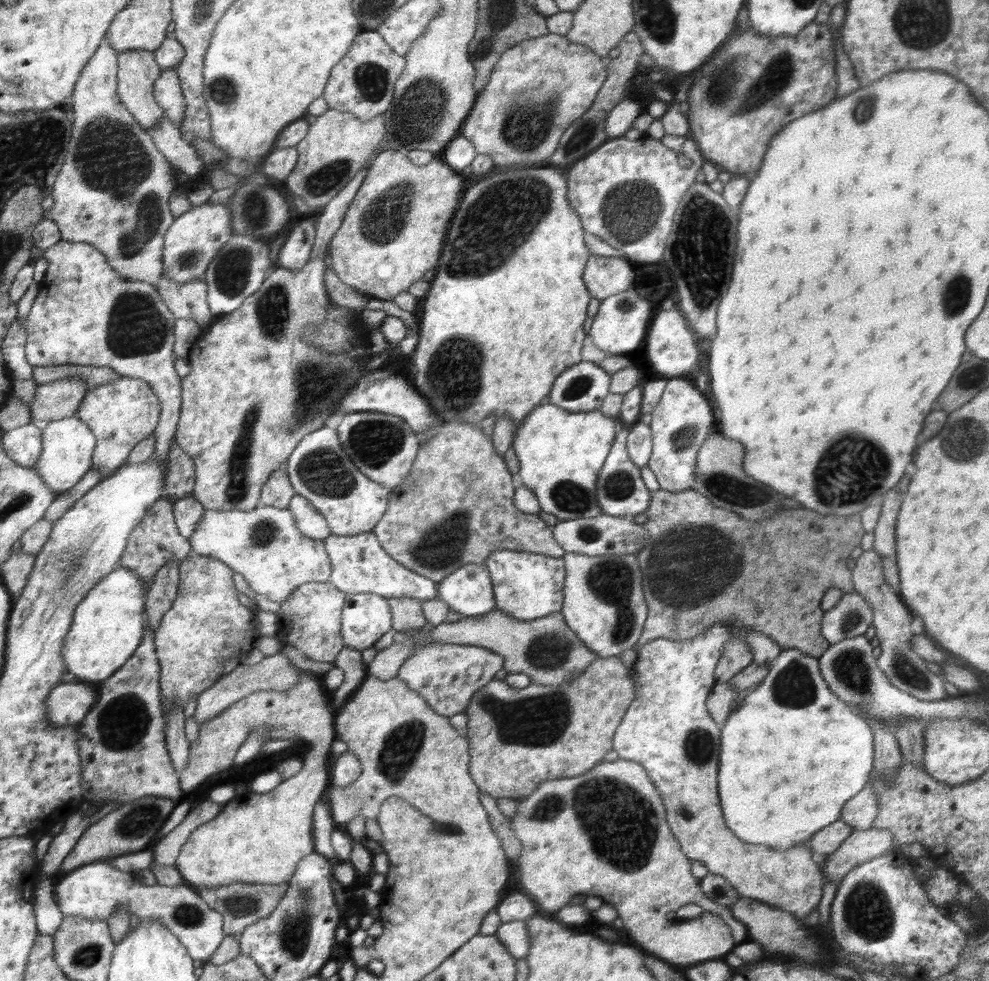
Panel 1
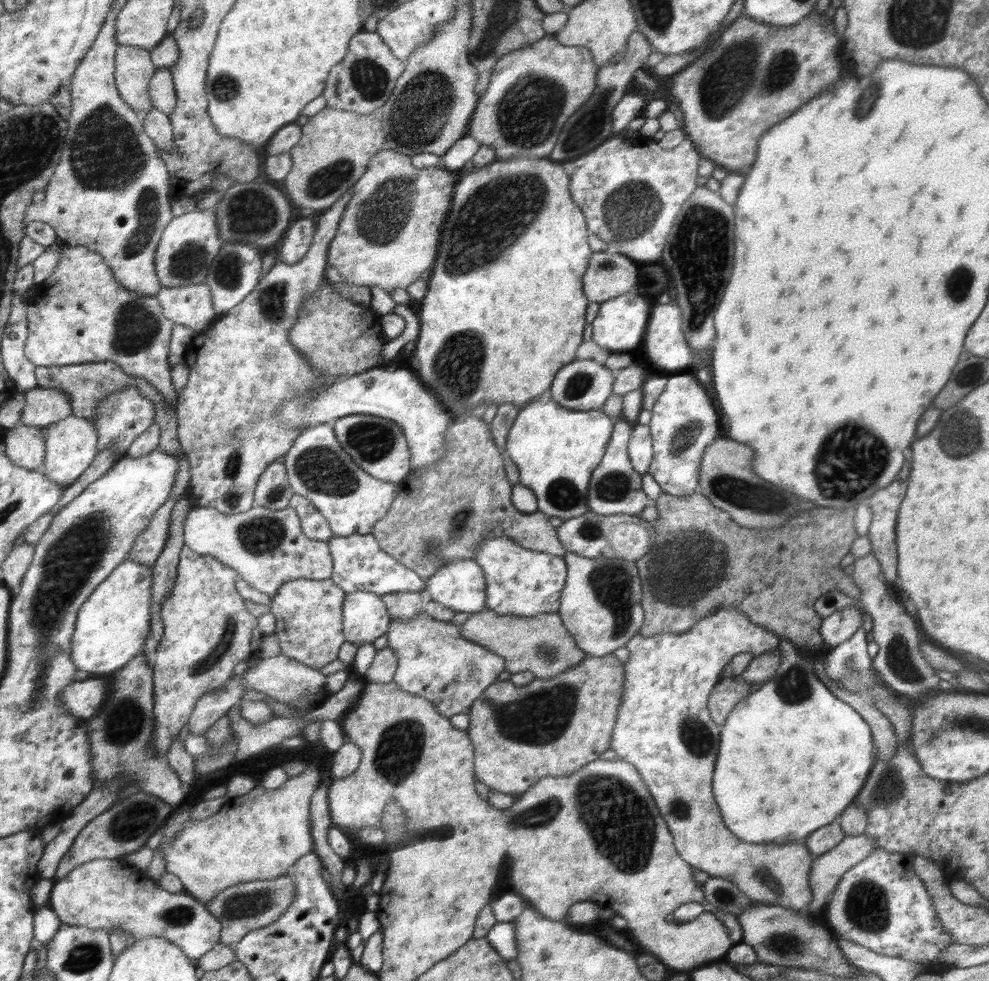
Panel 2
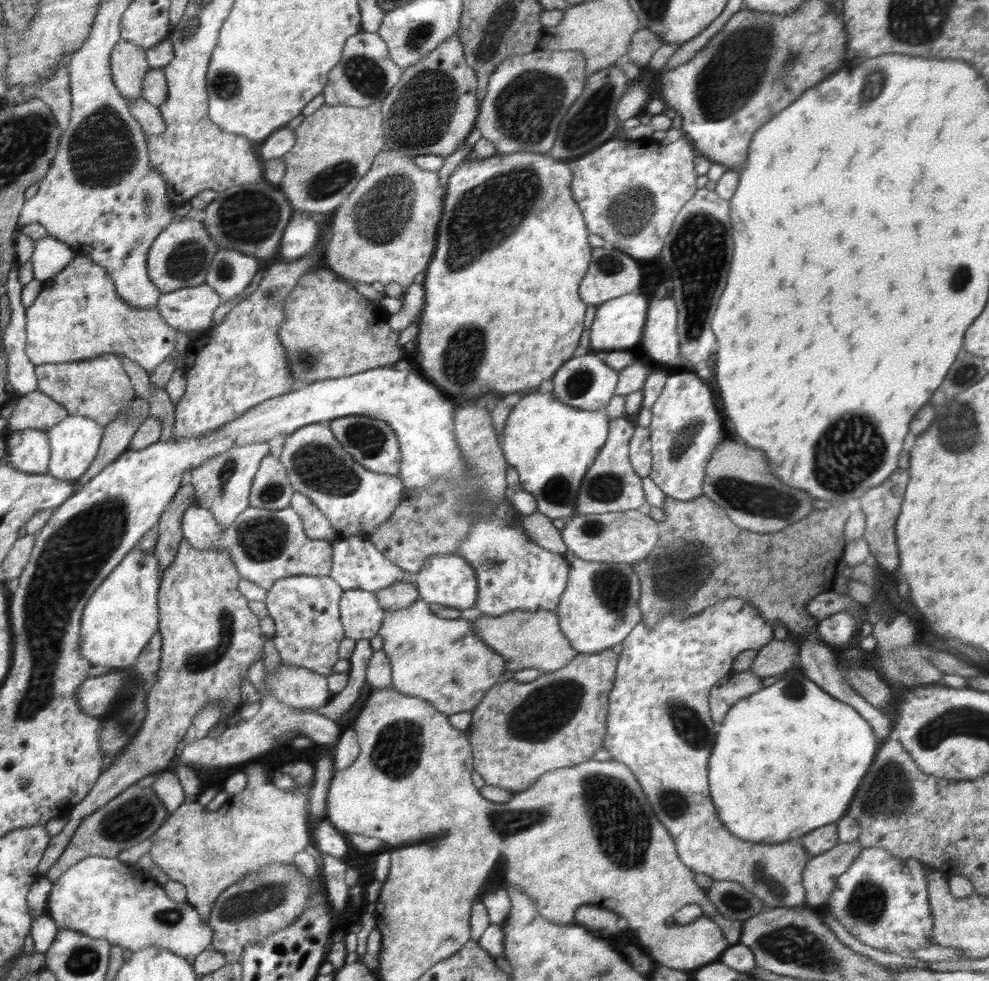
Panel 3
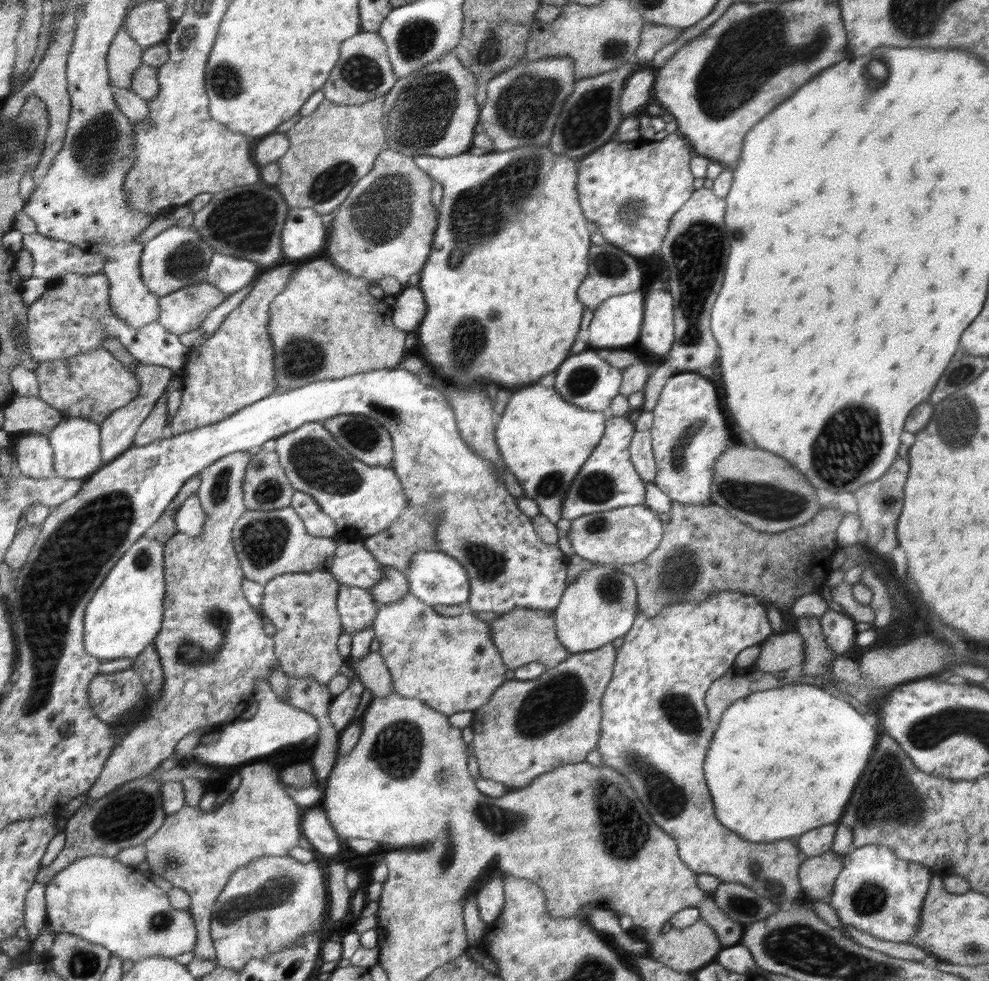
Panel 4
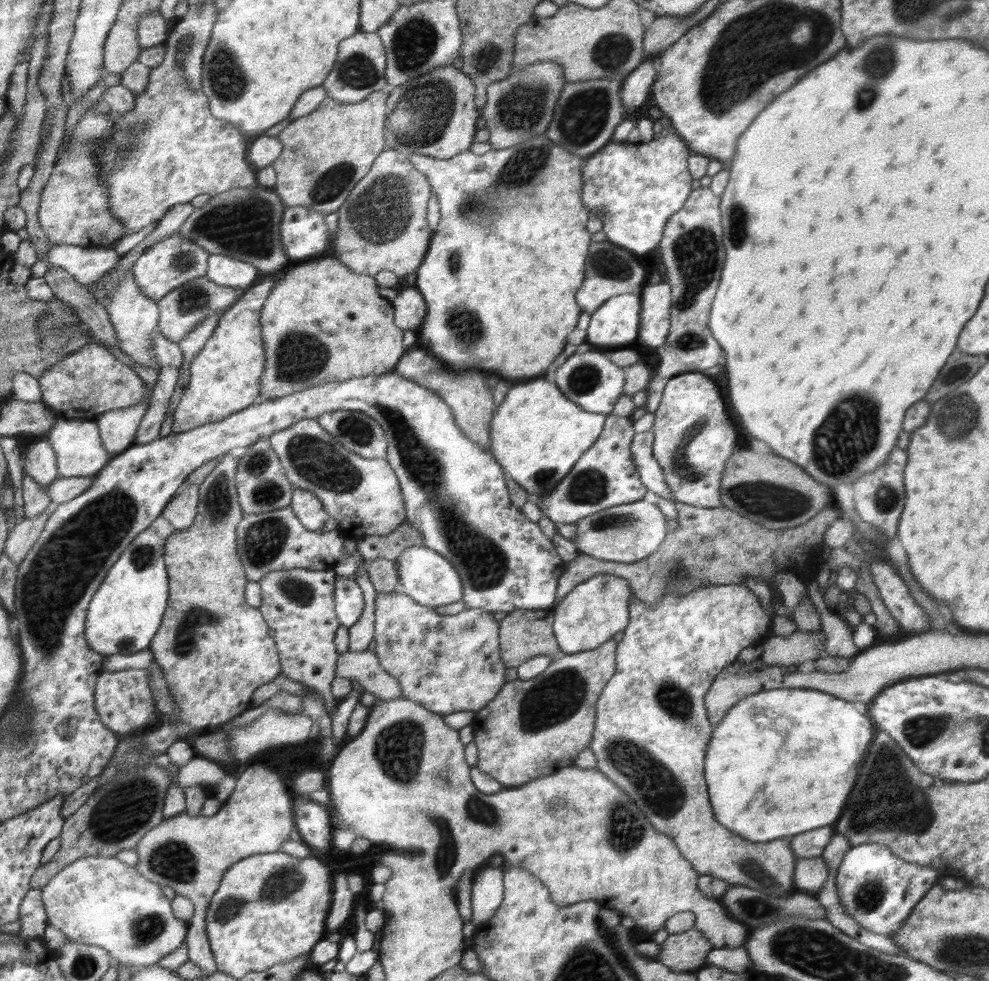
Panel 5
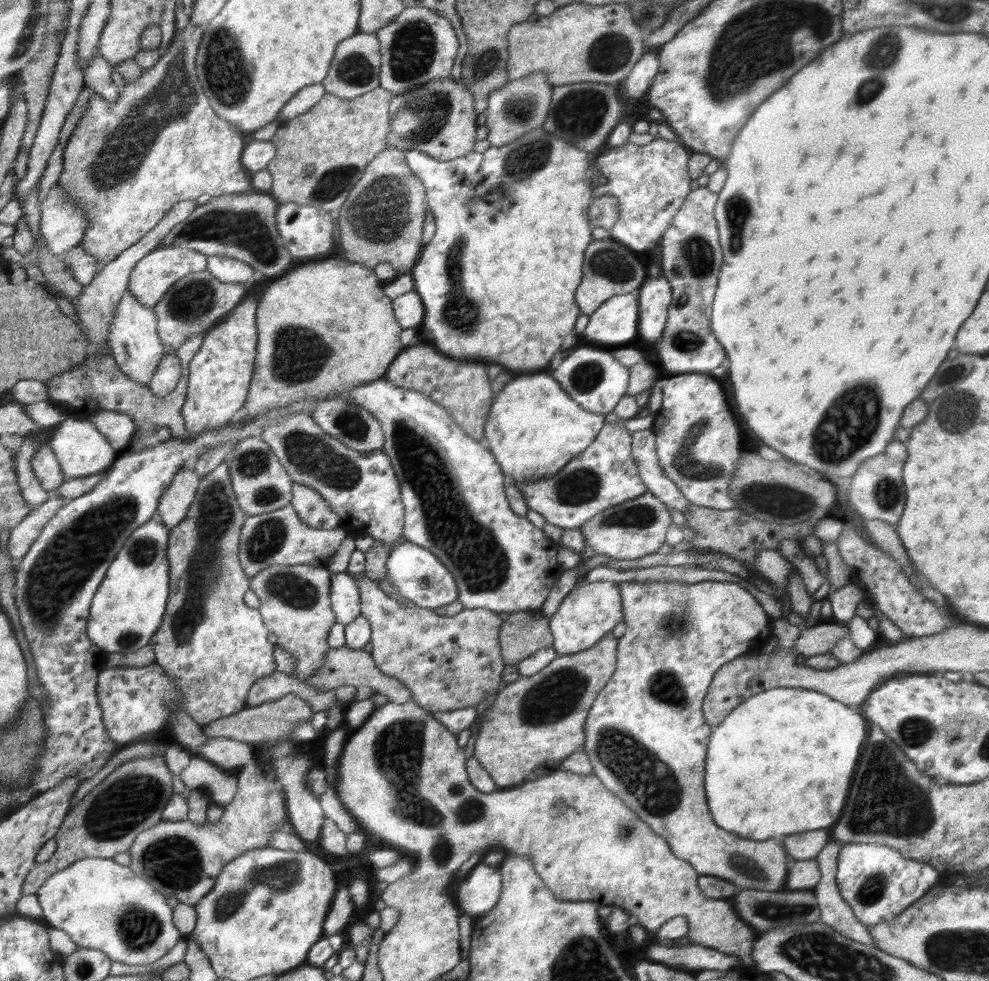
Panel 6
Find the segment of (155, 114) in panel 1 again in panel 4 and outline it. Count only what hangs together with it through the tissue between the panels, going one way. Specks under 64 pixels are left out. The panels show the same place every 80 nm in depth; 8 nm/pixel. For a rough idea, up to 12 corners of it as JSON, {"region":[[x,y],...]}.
{"region":[[124,21],[108,52],[111,85],[131,90],[144,48]]}

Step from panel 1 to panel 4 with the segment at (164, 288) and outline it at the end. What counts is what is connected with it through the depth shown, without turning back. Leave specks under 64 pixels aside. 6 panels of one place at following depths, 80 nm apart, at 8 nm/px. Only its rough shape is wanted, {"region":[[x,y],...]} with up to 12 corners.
{"region":[[202,280],[160,298],[157,322],[196,330],[226,298]]}

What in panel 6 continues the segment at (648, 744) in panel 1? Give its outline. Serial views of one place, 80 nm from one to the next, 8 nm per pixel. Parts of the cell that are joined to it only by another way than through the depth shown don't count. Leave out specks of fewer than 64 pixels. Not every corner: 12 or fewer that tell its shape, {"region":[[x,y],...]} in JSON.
{"region":[[619,584],[583,749],[699,875],[784,890],[713,821],[703,700],[772,619],[741,584]]}

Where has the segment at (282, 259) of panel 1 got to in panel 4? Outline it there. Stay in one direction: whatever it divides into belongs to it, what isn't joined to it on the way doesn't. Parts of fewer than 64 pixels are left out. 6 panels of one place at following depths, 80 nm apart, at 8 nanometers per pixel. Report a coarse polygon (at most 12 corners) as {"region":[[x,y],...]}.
{"region":[[290,209],[281,230],[284,258],[320,252],[326,228],[315,210]]}

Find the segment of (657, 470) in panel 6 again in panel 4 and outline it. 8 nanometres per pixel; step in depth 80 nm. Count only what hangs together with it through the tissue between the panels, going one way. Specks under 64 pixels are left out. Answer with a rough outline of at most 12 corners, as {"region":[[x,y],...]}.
{"region":[[636,431],[630,460],[644,482],[657,473],[651,432]]}

